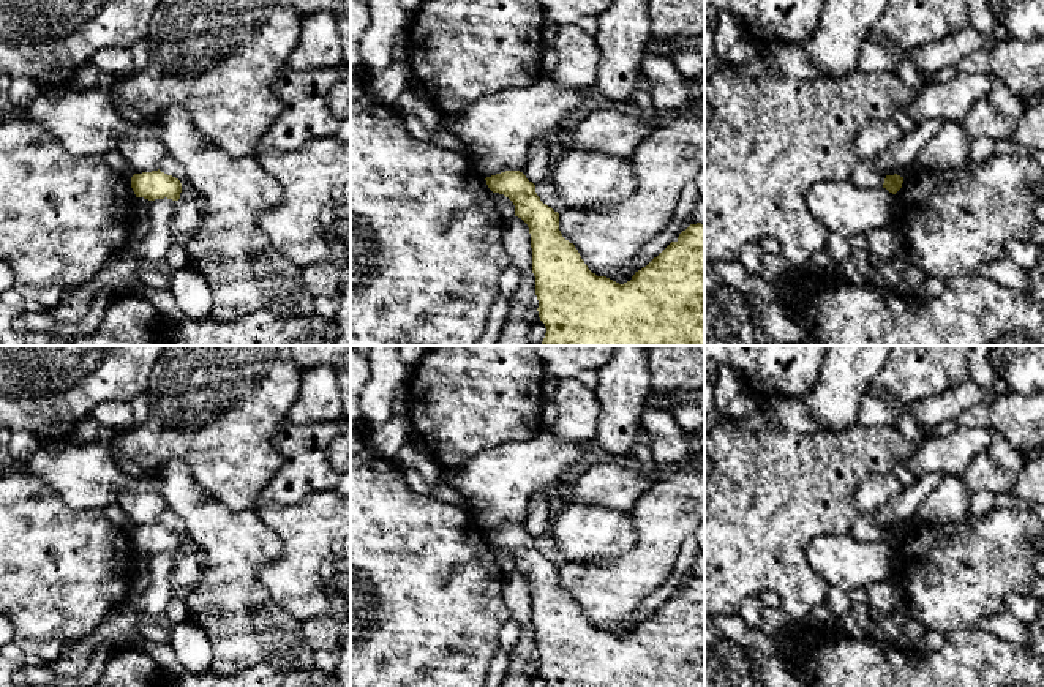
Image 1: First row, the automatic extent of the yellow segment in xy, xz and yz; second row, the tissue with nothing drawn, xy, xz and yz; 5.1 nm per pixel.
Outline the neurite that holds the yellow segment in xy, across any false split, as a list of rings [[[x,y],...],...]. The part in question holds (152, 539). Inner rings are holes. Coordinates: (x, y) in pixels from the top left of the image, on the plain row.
[[[160,523],[152,526],[134,527],[131,531],[131,542],[136,551],[144,551],[148,554],[164,551],[178,554],[182,546],[180,534],[161,526]]]

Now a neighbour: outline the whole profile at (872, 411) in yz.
[[[869,393],[861,401],[856,425],[867,426],[867,428],[873,425],[896,425],[897,419],[899,419],[897,411],[889,407],[878,396]]]

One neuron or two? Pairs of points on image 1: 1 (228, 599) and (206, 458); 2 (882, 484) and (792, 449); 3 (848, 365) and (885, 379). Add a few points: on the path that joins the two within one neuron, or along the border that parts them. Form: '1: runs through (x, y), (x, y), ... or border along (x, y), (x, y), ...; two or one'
1: border along (180, 460), (204, 488); two
2: border along (891, 471), (869, 474), (856, 487), (858, 512); two
3: border along (886, 362), (869, 392); two

